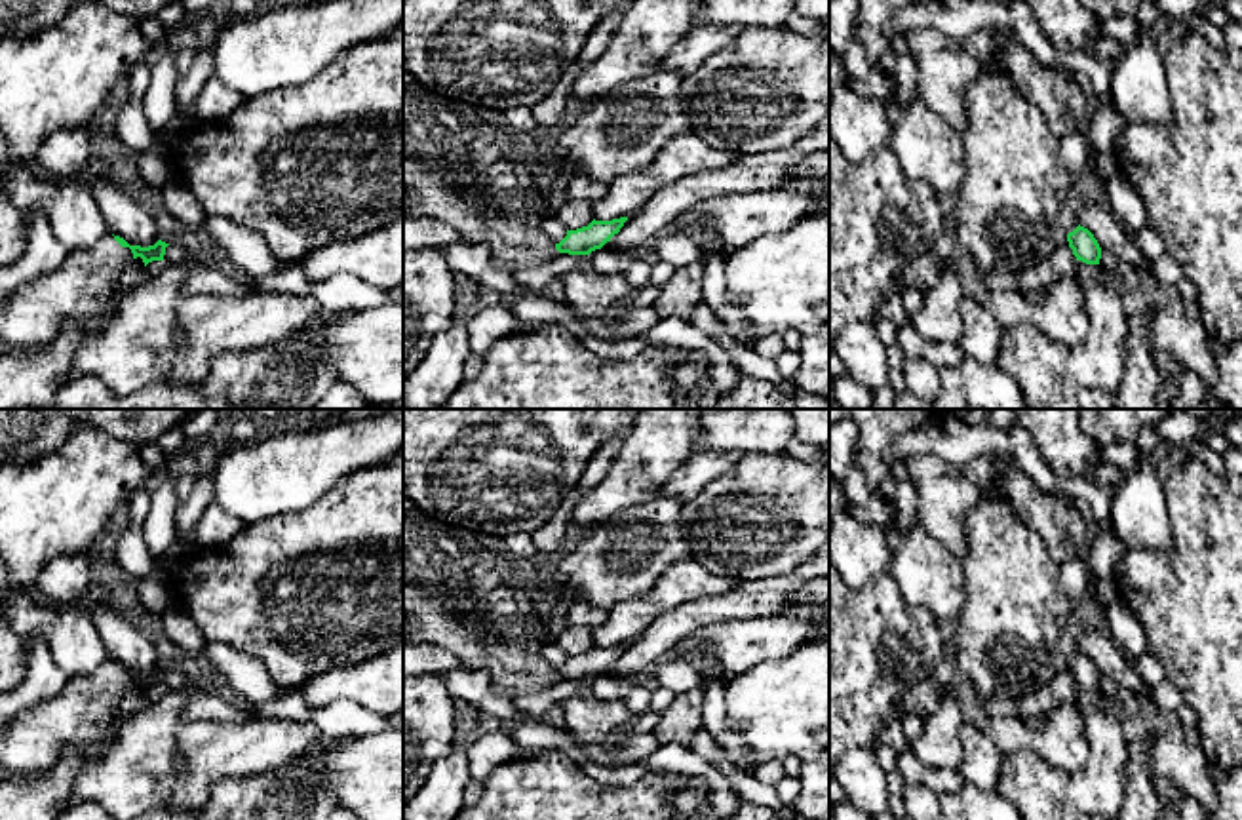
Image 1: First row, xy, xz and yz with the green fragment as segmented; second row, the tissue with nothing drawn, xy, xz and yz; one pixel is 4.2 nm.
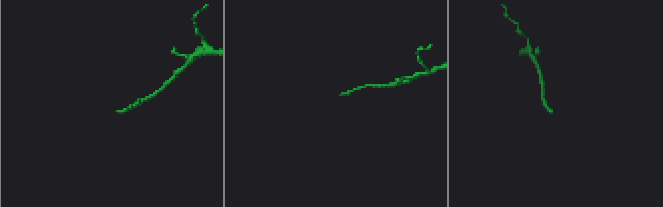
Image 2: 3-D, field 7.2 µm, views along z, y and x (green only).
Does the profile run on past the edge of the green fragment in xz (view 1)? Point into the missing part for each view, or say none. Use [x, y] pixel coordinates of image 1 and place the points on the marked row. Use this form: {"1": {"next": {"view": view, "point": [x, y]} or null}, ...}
{"1": {"next": null}}

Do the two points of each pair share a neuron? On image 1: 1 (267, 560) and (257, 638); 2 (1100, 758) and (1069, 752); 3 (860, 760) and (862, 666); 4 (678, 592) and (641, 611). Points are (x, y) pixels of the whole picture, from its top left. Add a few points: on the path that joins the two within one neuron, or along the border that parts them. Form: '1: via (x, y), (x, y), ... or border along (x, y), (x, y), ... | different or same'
1: via (267, 579), (267, 588), (257, 604), (257, 619) | same
2: border along (1081, 714), (1088, 760), (1071, 775) | different
3: border along (872, 748), (853, 748), (849, 752) | different
4: via (668, 592), (651, 605) | same

